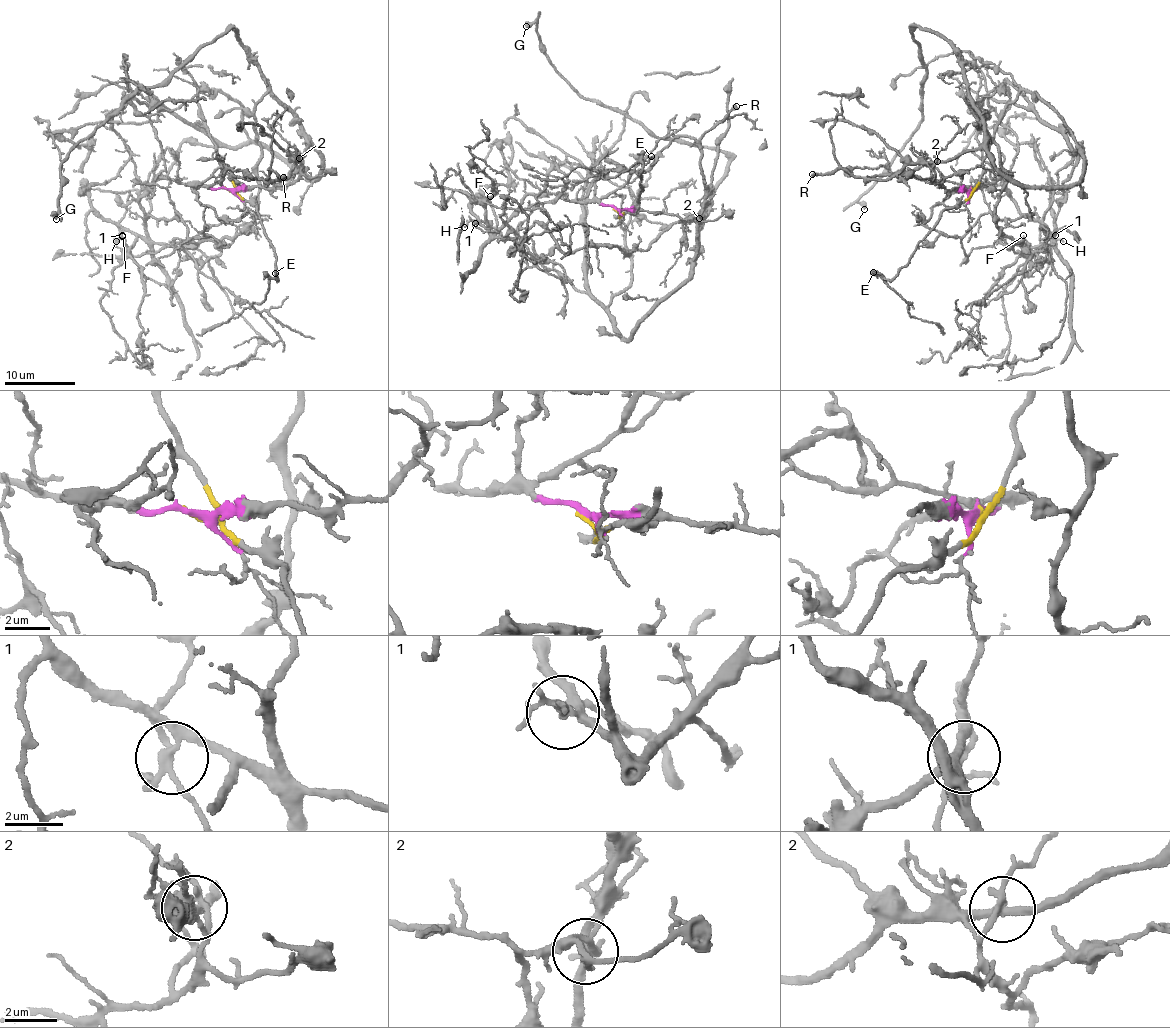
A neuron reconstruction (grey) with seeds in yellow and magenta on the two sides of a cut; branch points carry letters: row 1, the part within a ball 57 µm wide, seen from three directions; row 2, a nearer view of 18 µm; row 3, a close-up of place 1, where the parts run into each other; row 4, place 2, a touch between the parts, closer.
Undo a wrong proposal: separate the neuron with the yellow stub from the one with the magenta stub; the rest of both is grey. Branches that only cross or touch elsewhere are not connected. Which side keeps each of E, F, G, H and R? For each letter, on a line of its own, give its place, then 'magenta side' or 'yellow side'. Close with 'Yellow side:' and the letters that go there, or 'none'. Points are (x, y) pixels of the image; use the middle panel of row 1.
E: place (651, 156); yellow side
F: place (490, 196); magenta side
G: place (526, 26); yellow side
H: place (464, 227); magenta side
R: place (736, 106); yellow side
Yellow side: E, G, R

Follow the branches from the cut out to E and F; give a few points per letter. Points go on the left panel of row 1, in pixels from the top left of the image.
E: (228, 189), (244, 199), (255, 201), (276, 262), (278, 280), (274, 278), (275, 274)
F: (228, 189), (155, 178), (139, 204), (147, 215), (145, 235), (137, 236), (132, 246), (126, 246), (122, 236)

